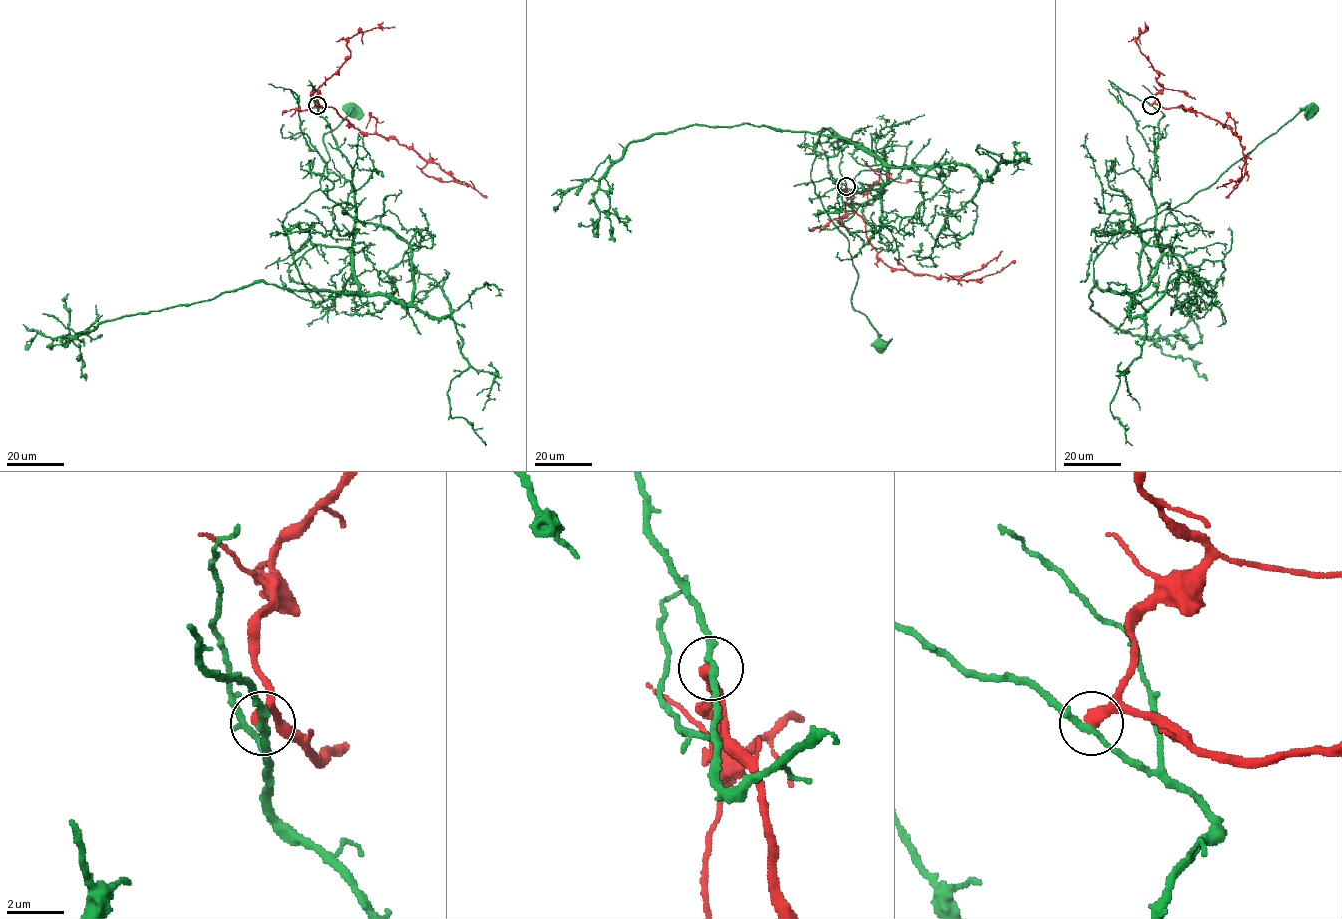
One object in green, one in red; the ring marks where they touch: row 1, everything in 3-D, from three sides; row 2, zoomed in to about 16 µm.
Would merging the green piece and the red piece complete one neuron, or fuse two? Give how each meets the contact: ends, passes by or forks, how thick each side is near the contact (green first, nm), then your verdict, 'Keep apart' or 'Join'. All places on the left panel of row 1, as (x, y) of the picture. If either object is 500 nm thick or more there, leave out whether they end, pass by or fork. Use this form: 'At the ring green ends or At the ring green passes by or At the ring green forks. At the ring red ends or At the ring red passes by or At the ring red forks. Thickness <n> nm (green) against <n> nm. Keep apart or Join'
At the ring green passes by. At the ring red ends. Thickness 200 nm (green) against 460 nm. Keep apart

